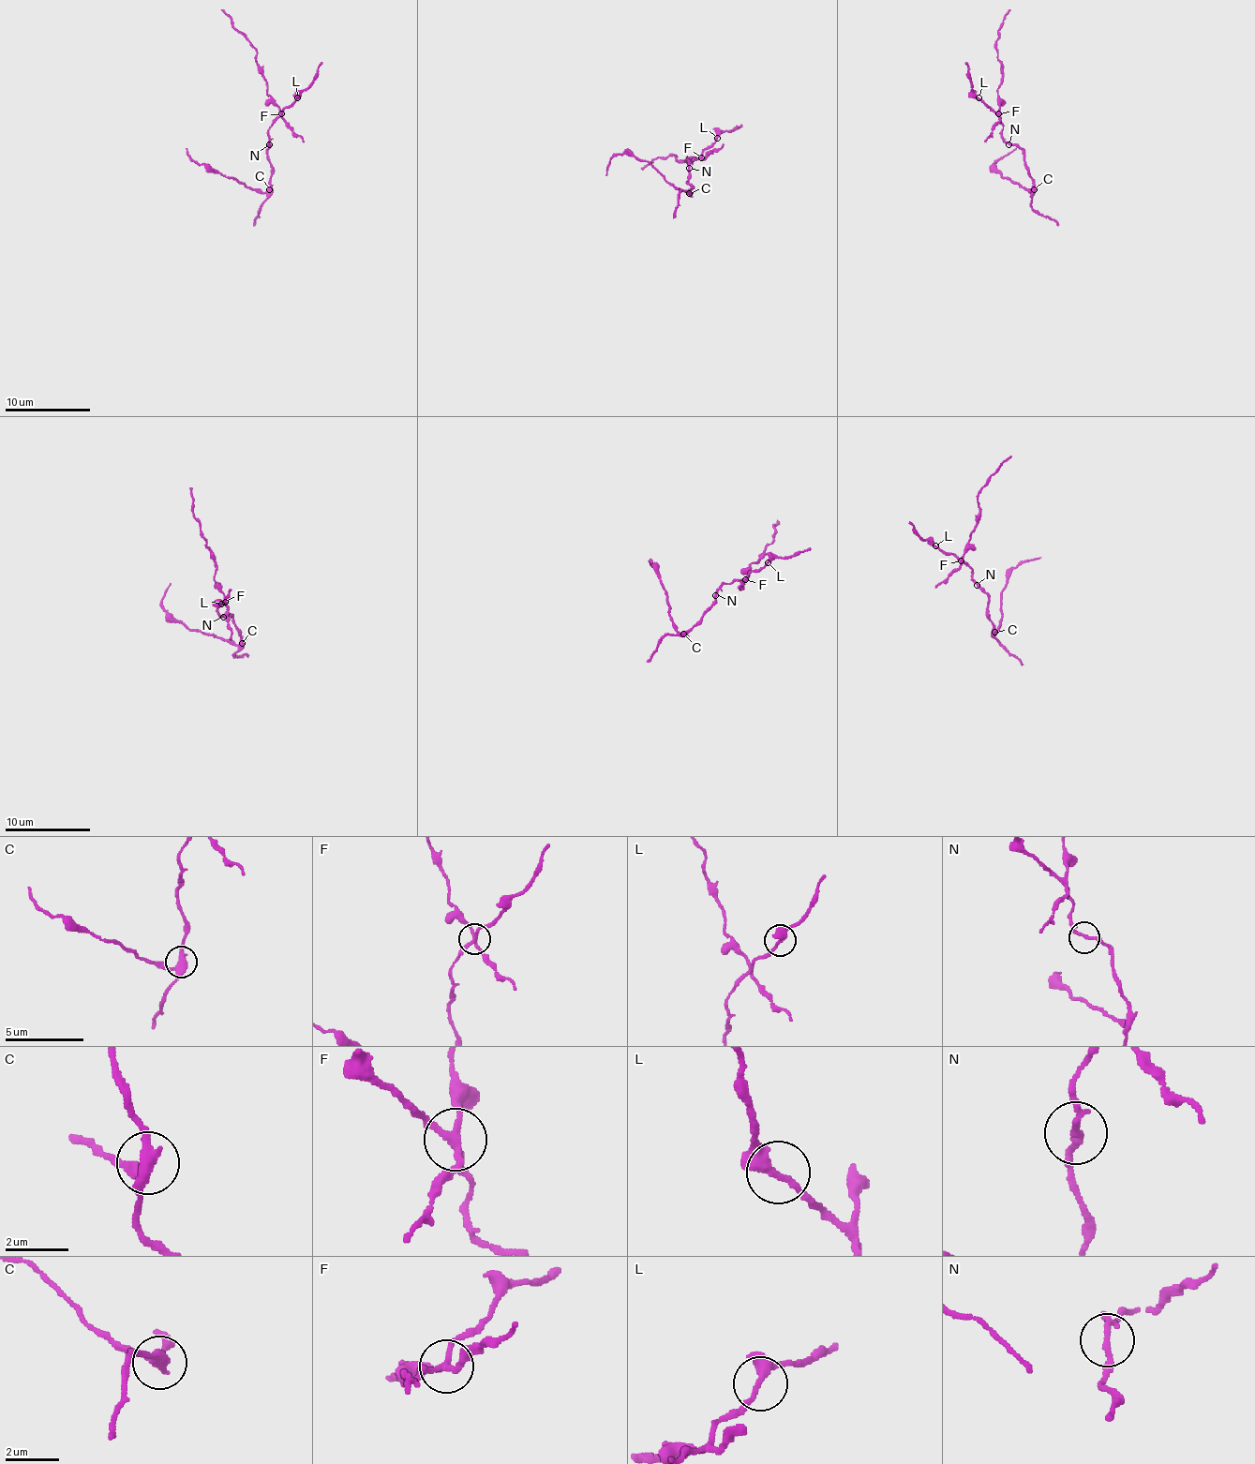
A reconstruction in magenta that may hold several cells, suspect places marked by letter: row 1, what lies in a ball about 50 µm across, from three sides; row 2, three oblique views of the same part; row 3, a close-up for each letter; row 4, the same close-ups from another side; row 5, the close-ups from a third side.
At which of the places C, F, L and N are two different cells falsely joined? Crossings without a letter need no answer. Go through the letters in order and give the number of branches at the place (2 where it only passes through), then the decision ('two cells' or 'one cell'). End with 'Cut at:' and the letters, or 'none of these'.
C: 3 branches meet; two cells
F: 4 branches meet; two cells
L: 3 branches meet; one cell
N: 3 branches meet; one cell
Cut at: C, F

